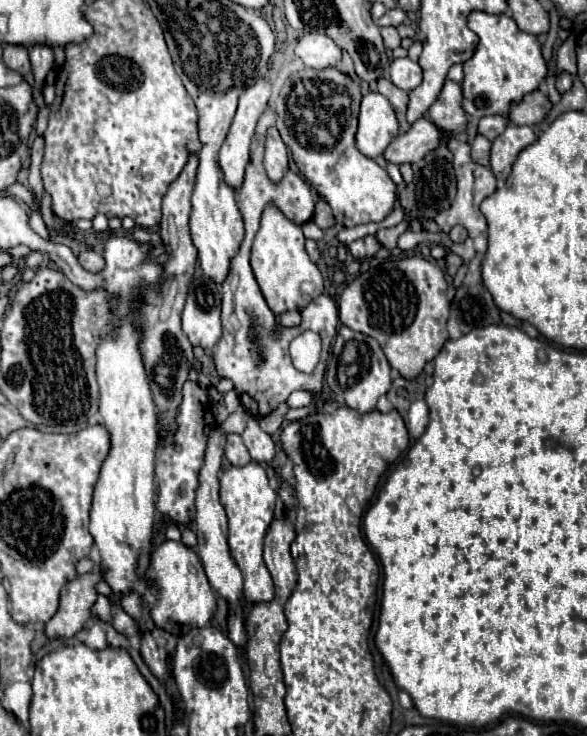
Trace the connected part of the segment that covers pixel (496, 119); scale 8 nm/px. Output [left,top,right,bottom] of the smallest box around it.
[477,116,507,140]

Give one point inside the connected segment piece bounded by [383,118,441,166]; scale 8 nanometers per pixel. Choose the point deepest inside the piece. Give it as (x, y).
(422, 137)

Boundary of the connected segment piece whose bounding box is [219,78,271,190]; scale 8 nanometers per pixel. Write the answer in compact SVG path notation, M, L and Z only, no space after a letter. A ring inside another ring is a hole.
M267 78L263 80L257 80L253 86L249 86L241 98L239 98L239 108L237 108L237 114L233 118L233 124L229 128L229 134L219 150L219 162L221 162L221 168L223 168L223 176L225 176L225 184L231 186L231 188L239 188L239 184L243 184L243 172L245 172L245 166L247 166L247 160L249 160L249 144L251 144L251 138L255 134L255 126L257 126L257 120L259 116L263 114L263 110L267 108L269 104L269 98L271 98L271 84Z

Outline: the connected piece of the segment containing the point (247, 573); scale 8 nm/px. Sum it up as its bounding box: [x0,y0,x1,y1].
[221,462,277,604]

